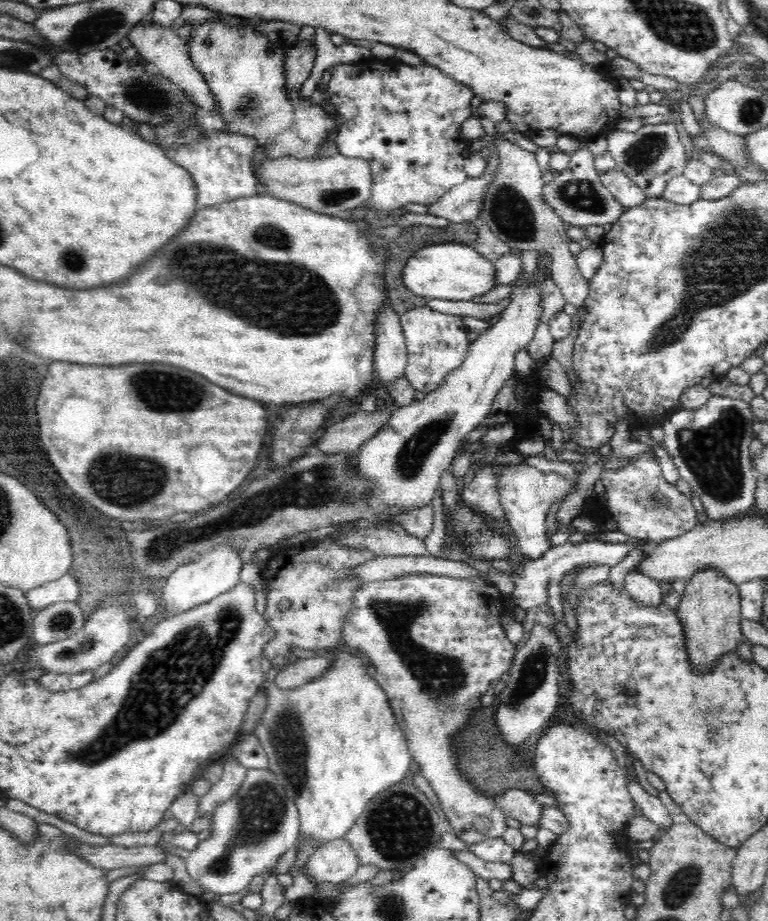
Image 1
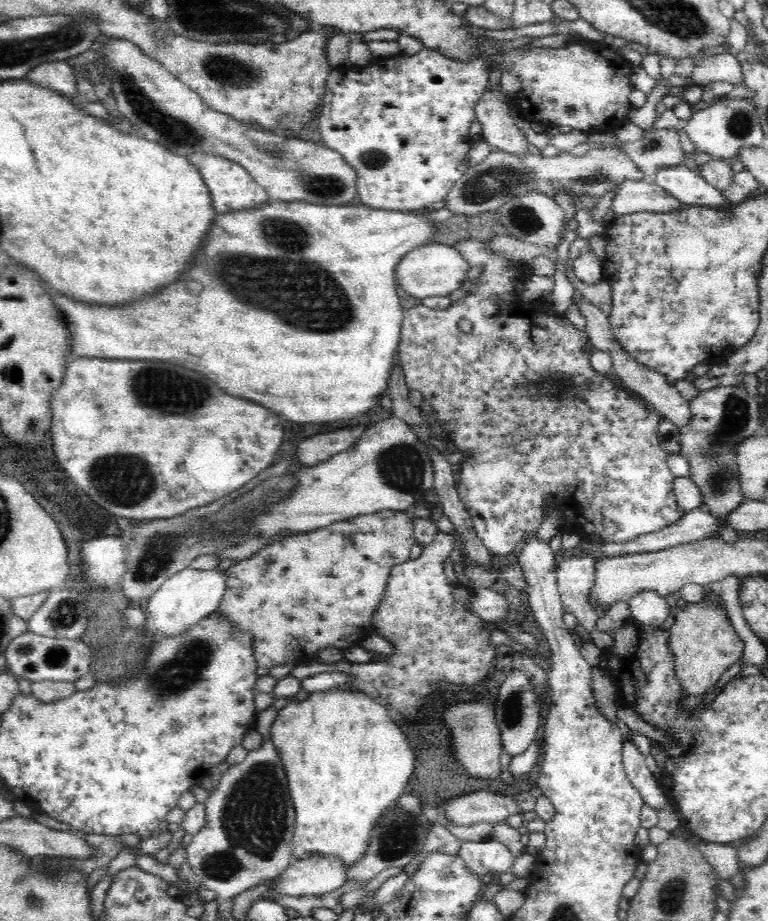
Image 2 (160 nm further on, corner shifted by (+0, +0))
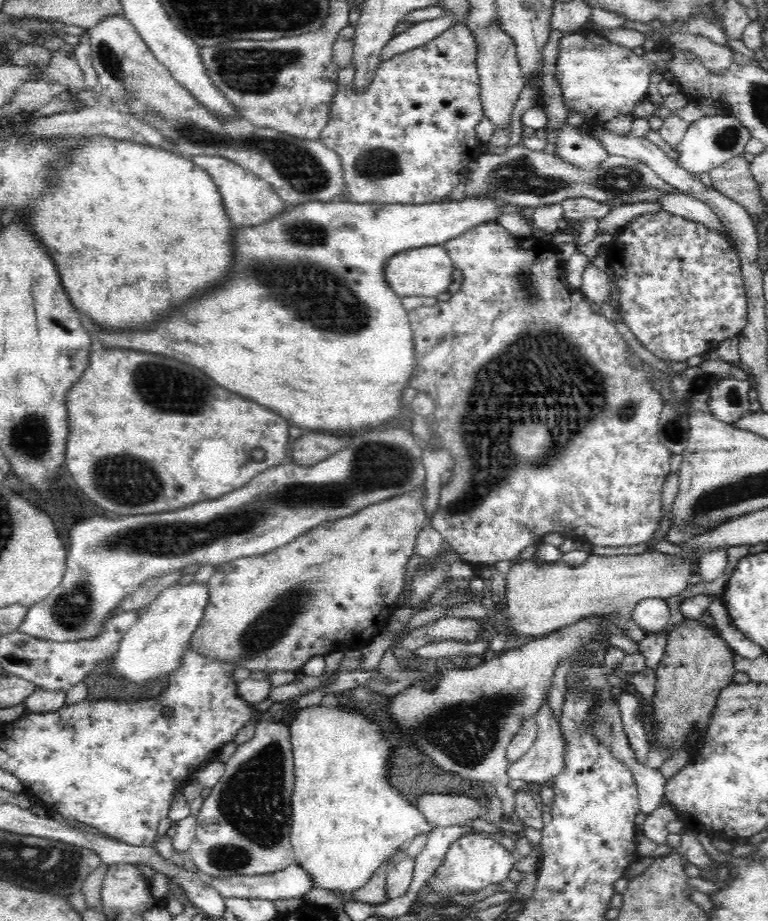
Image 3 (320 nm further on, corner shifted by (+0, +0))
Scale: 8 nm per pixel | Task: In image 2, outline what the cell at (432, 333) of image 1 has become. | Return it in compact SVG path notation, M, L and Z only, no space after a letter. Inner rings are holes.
M466 238L460 239L453 245L472 267L482 268L482 274L477 278L476 286L473 286L466 296L454 301L448 308L431 309L427 306L413 306L406 309L400 328L400 344L398 344L399 364L401 364L401 371L404 373L409 391L419 391L426 402L434 406L435 412L439 414L439 424L452 431L458 452L468 453L468 458L460 463L456 481L460 500L472 518L473 529L477 537L492 555L510 554L516 544L523 541L526 534L535 534L540 528L547 518L545 511L552 510L562 515L564 524L560 526L561 533L572 534L574 532L582 540L598 536L603 544L628 542L628 540L634 540L636 536L662 531L666 527L679 523L687 514L678 508L673 491L675 476L666 465L669 454L664 452L659 444L660 439L657 433L661 418L655 412L650 411L644 398L631 396L629 390L623 390L617 386L611 378L615 376L614 373L602 374L590 365L590 353L586 350L591 342L586 337L587 331L578 330L564 315L557 314L546 299L522 299L524 286L529 276L532 275L526 263L522 262L521 269L518 269L514 265L515 262L496 255L494 251L488 249L486 244L488 244L487 240ZM460 320L472 322L473 328L470 333L463 332L458 327Z

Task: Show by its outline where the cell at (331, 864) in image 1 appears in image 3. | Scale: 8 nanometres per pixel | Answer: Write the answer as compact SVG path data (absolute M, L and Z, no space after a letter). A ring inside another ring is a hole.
M297 863L271 875L235 877L227 880L208 878L208 885L226 899L258 898L273 901L289 898L304 899L304 896L314 889L310 875Z

